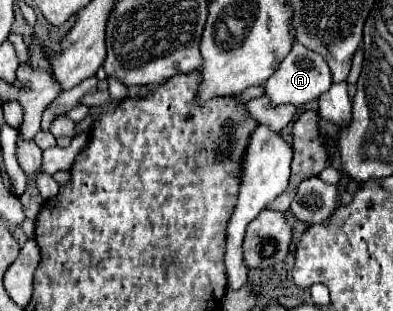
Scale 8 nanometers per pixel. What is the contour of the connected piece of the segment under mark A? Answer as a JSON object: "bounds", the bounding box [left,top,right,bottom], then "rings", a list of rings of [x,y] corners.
{"bounds":[266,43,332,105],"rings":[[[294,43],[290,55],[280,63],[280,67],[274,71],[274,75],[266,81],[266,95],[274,105],[290,103],[290,105],[302,105],[308,101],[318,99],[322,93],[326,93],[332,85],[332,73],[328,63],[322,55],[310,51],[302,43]]]}

